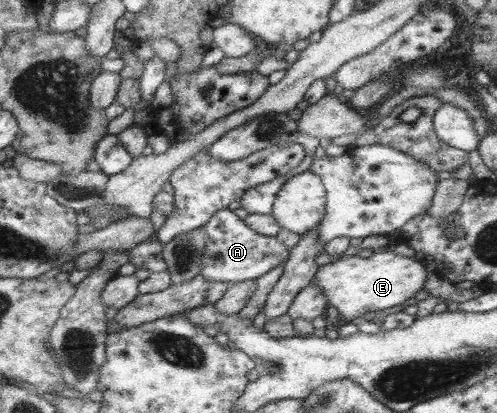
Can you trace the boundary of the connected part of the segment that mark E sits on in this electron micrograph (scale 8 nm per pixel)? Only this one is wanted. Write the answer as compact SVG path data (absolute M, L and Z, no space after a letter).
M387 250L362 258L350 251L343 254L340 260L318 267L309 284L320 288L328 305L334 306L339 316L351 321L368 311L388 312L399 308L400 303L414 297L416 291L423 288L427 275L425 266L414 257Z

